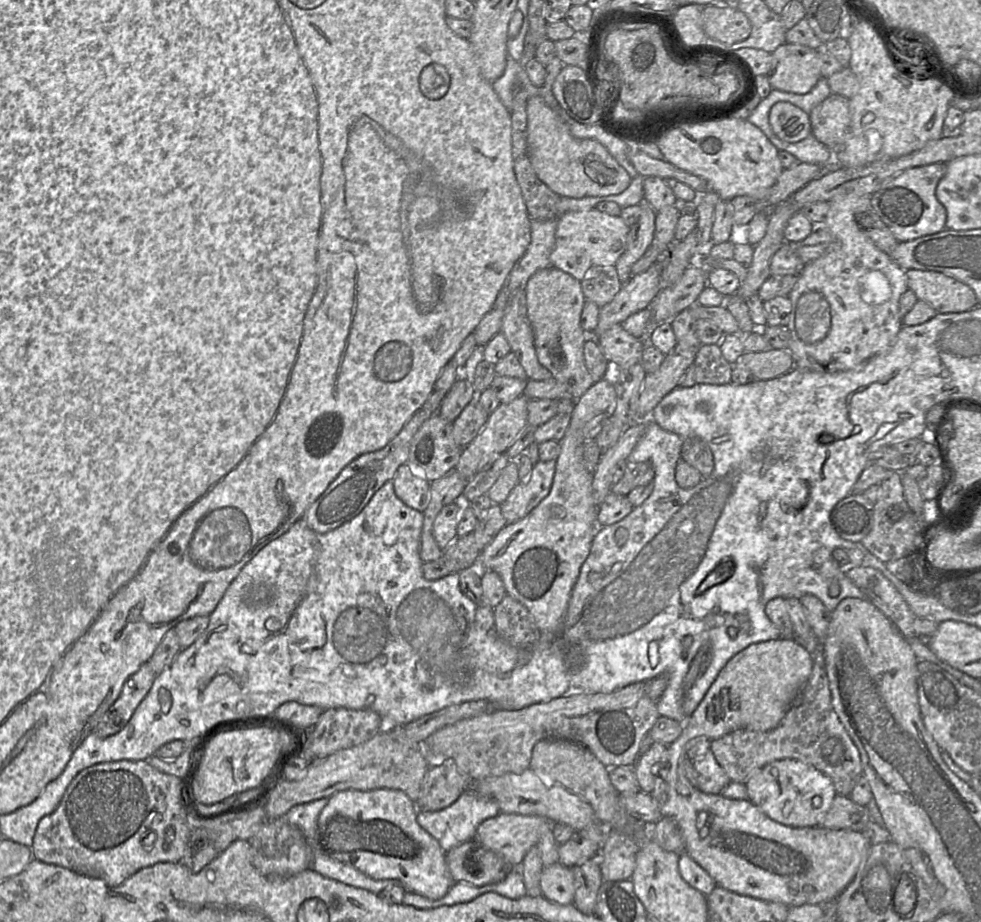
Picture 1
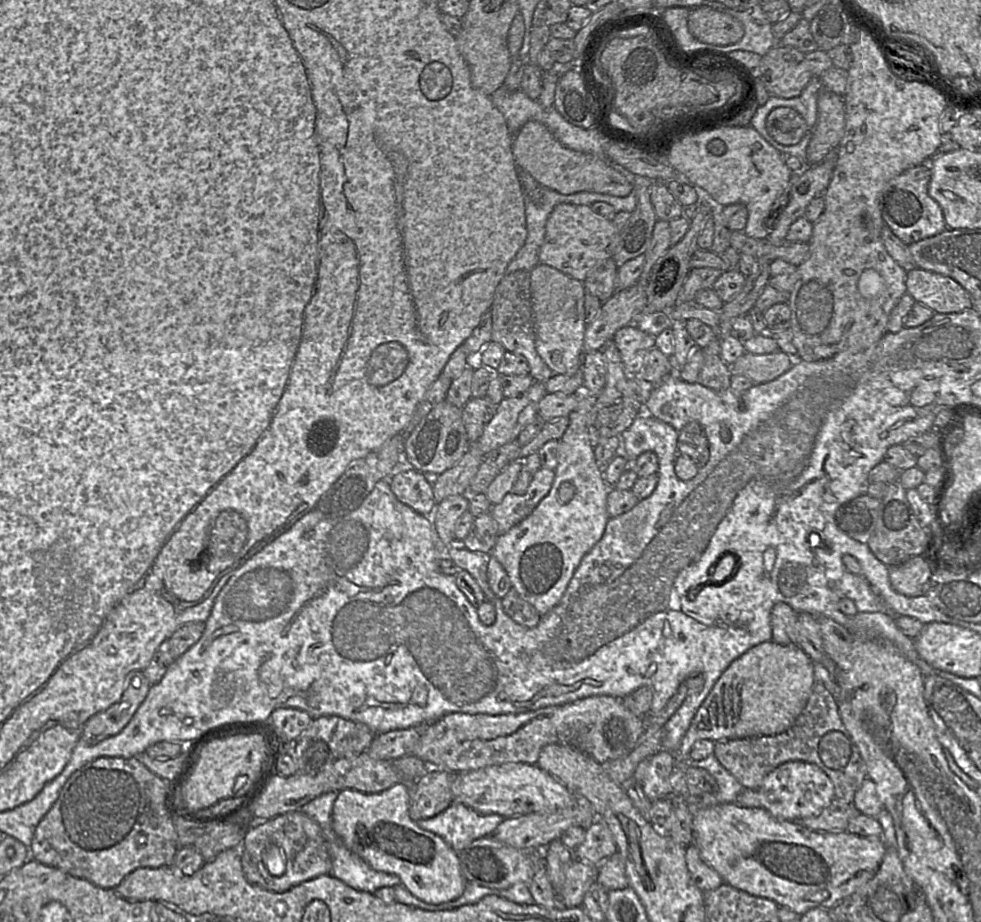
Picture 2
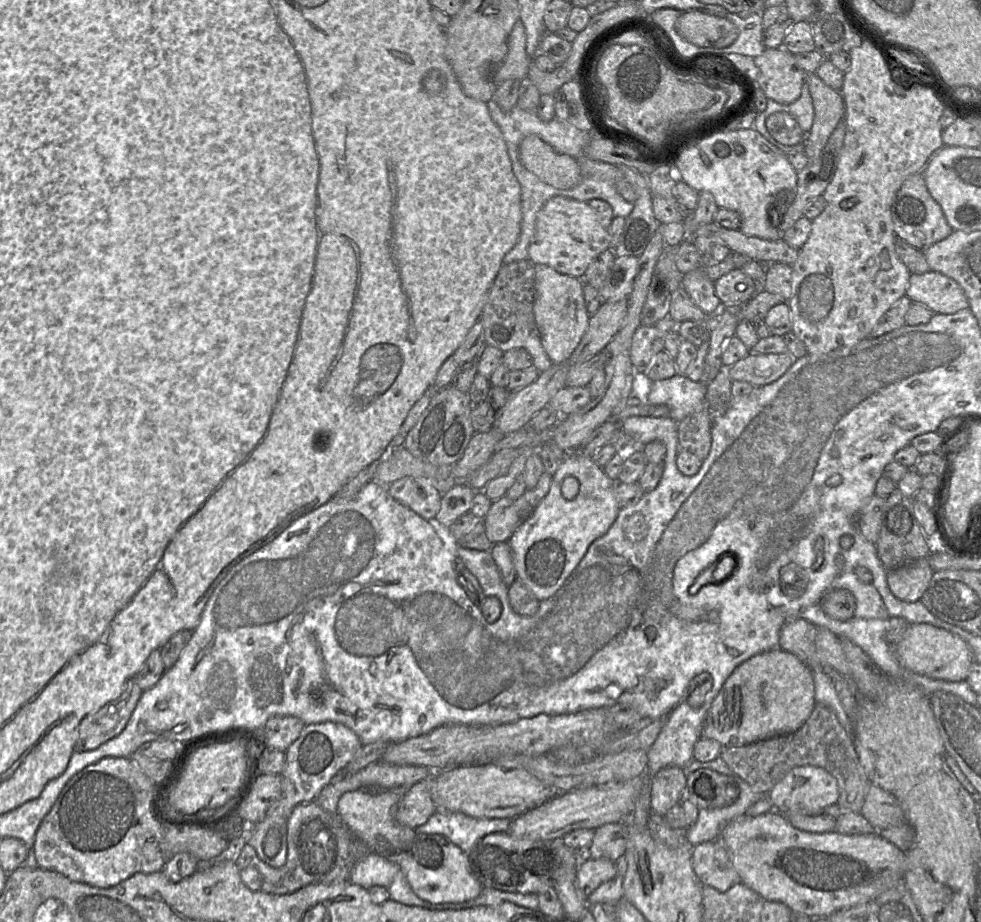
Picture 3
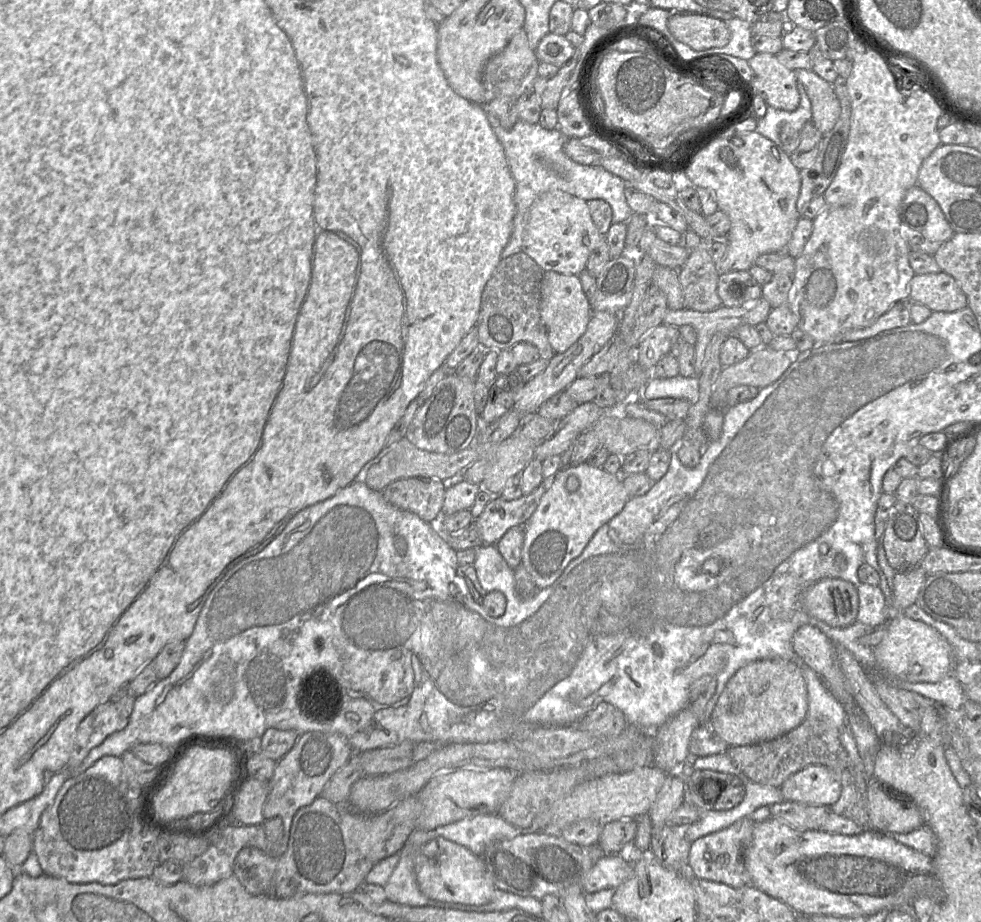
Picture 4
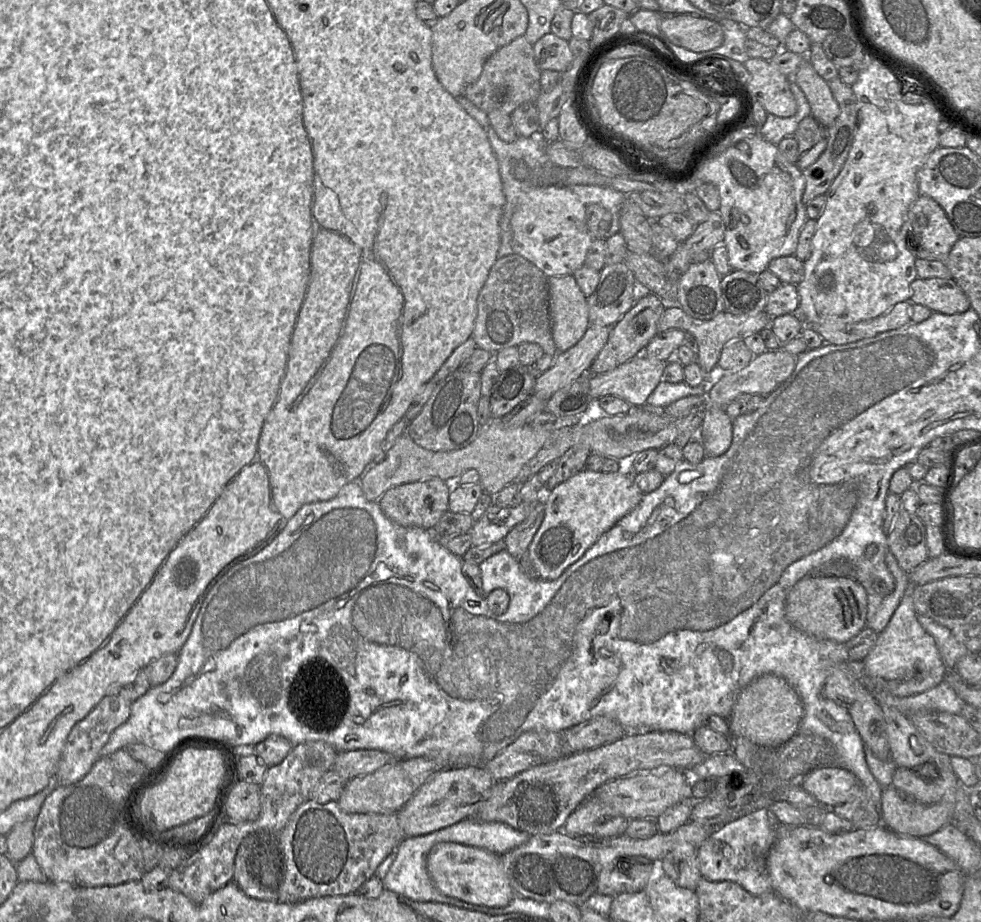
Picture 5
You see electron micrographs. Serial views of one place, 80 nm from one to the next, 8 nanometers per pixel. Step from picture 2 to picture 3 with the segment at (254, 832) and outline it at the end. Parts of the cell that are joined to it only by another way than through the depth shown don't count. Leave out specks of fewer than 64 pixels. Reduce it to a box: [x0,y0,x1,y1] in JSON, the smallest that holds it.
[236,801,371,894]

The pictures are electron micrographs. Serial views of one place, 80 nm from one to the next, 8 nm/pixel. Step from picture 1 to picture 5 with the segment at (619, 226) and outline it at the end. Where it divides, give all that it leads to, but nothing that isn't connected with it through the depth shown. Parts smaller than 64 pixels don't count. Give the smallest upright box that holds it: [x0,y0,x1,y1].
[511,185,594,277]

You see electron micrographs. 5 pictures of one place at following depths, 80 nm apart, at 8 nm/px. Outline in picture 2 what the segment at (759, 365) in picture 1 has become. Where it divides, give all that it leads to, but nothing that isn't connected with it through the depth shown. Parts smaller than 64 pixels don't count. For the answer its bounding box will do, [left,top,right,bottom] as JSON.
[731,350,798,384]

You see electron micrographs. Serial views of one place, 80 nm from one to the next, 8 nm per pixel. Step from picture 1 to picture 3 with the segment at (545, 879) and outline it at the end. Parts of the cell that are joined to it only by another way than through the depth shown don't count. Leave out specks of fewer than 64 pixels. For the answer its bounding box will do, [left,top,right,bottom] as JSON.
[577,859,618,898]

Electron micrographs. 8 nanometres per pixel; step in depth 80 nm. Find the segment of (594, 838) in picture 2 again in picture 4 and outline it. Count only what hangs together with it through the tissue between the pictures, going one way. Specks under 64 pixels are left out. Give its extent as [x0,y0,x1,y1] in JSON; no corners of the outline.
[598,820,636,855]

